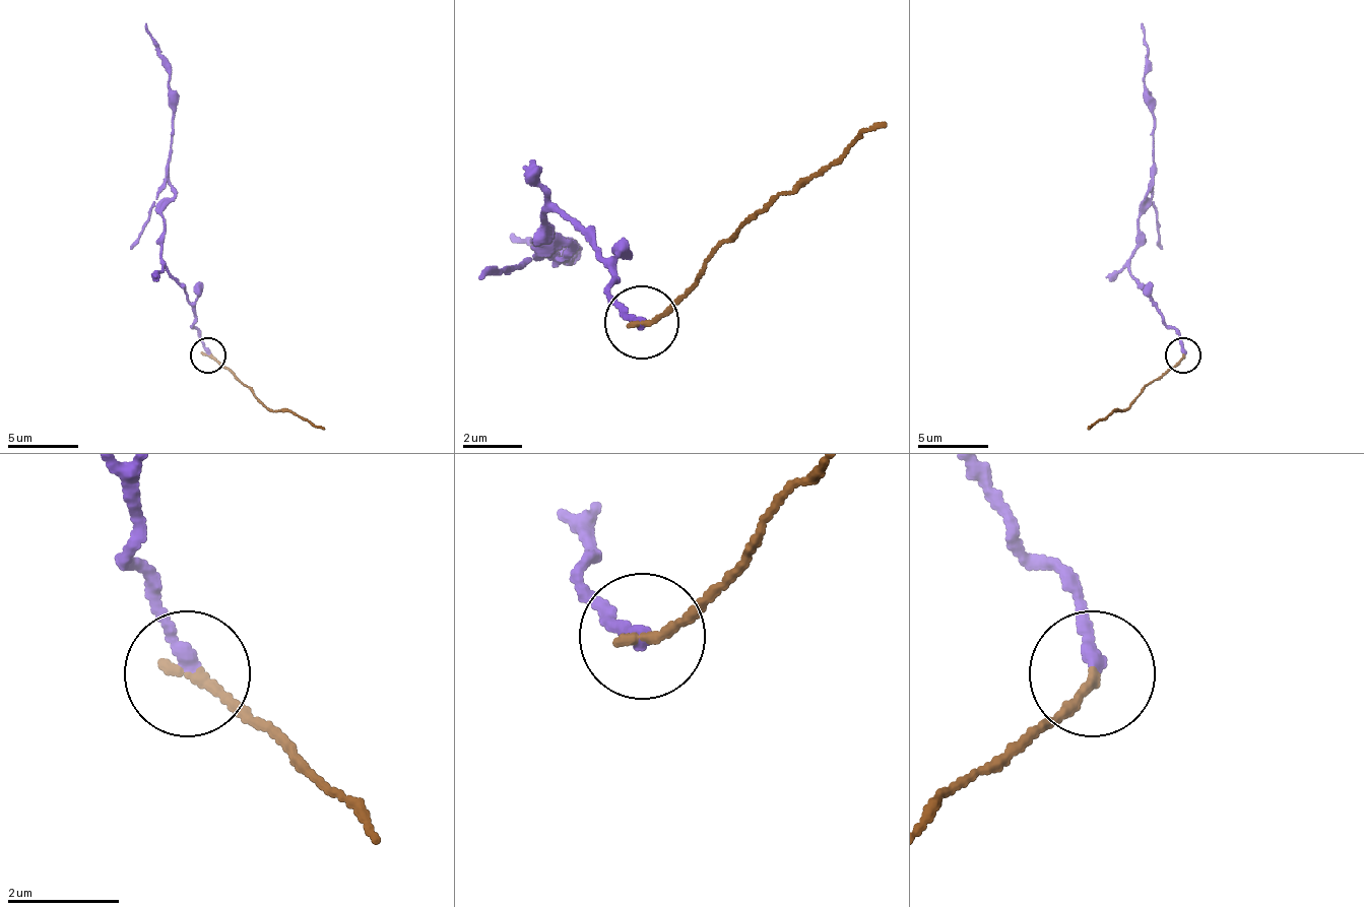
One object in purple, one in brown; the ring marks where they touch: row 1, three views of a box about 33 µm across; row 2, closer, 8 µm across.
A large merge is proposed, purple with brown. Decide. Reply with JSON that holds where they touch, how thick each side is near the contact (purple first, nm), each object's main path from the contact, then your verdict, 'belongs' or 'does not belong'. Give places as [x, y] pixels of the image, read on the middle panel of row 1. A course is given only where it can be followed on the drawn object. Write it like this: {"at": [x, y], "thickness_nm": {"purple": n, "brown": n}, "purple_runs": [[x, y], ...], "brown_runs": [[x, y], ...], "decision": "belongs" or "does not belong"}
{"at": [642, 322], "thickness_nm": {"purple": 260, "brown": 180}, "purple_runs": [[640, 320], [559, 209], [536, 254], [566, 261], [559, 239], [514, 232]], "brown_runs": [[640, 320], [765, 202], [825, 173], [884, 121]], "decision": "does not belong"}

